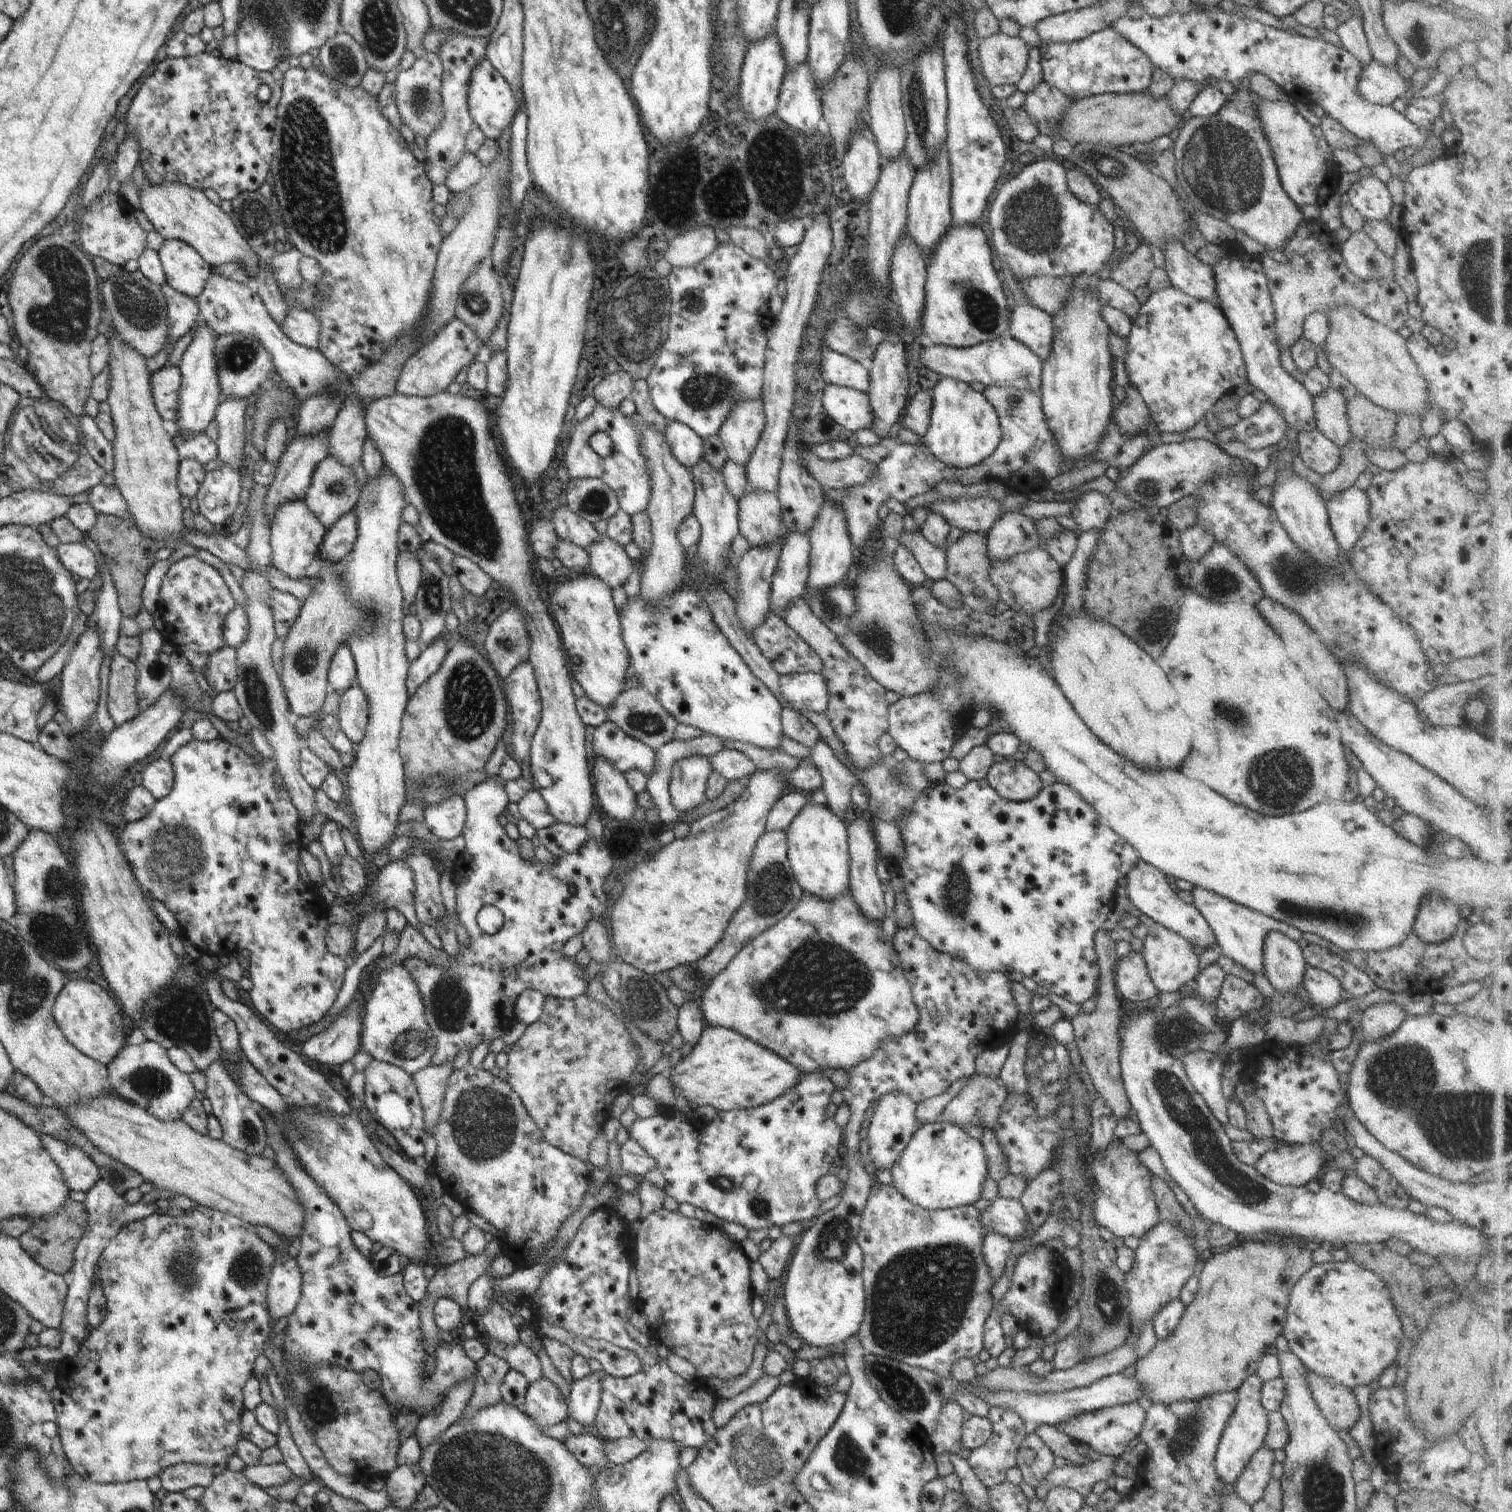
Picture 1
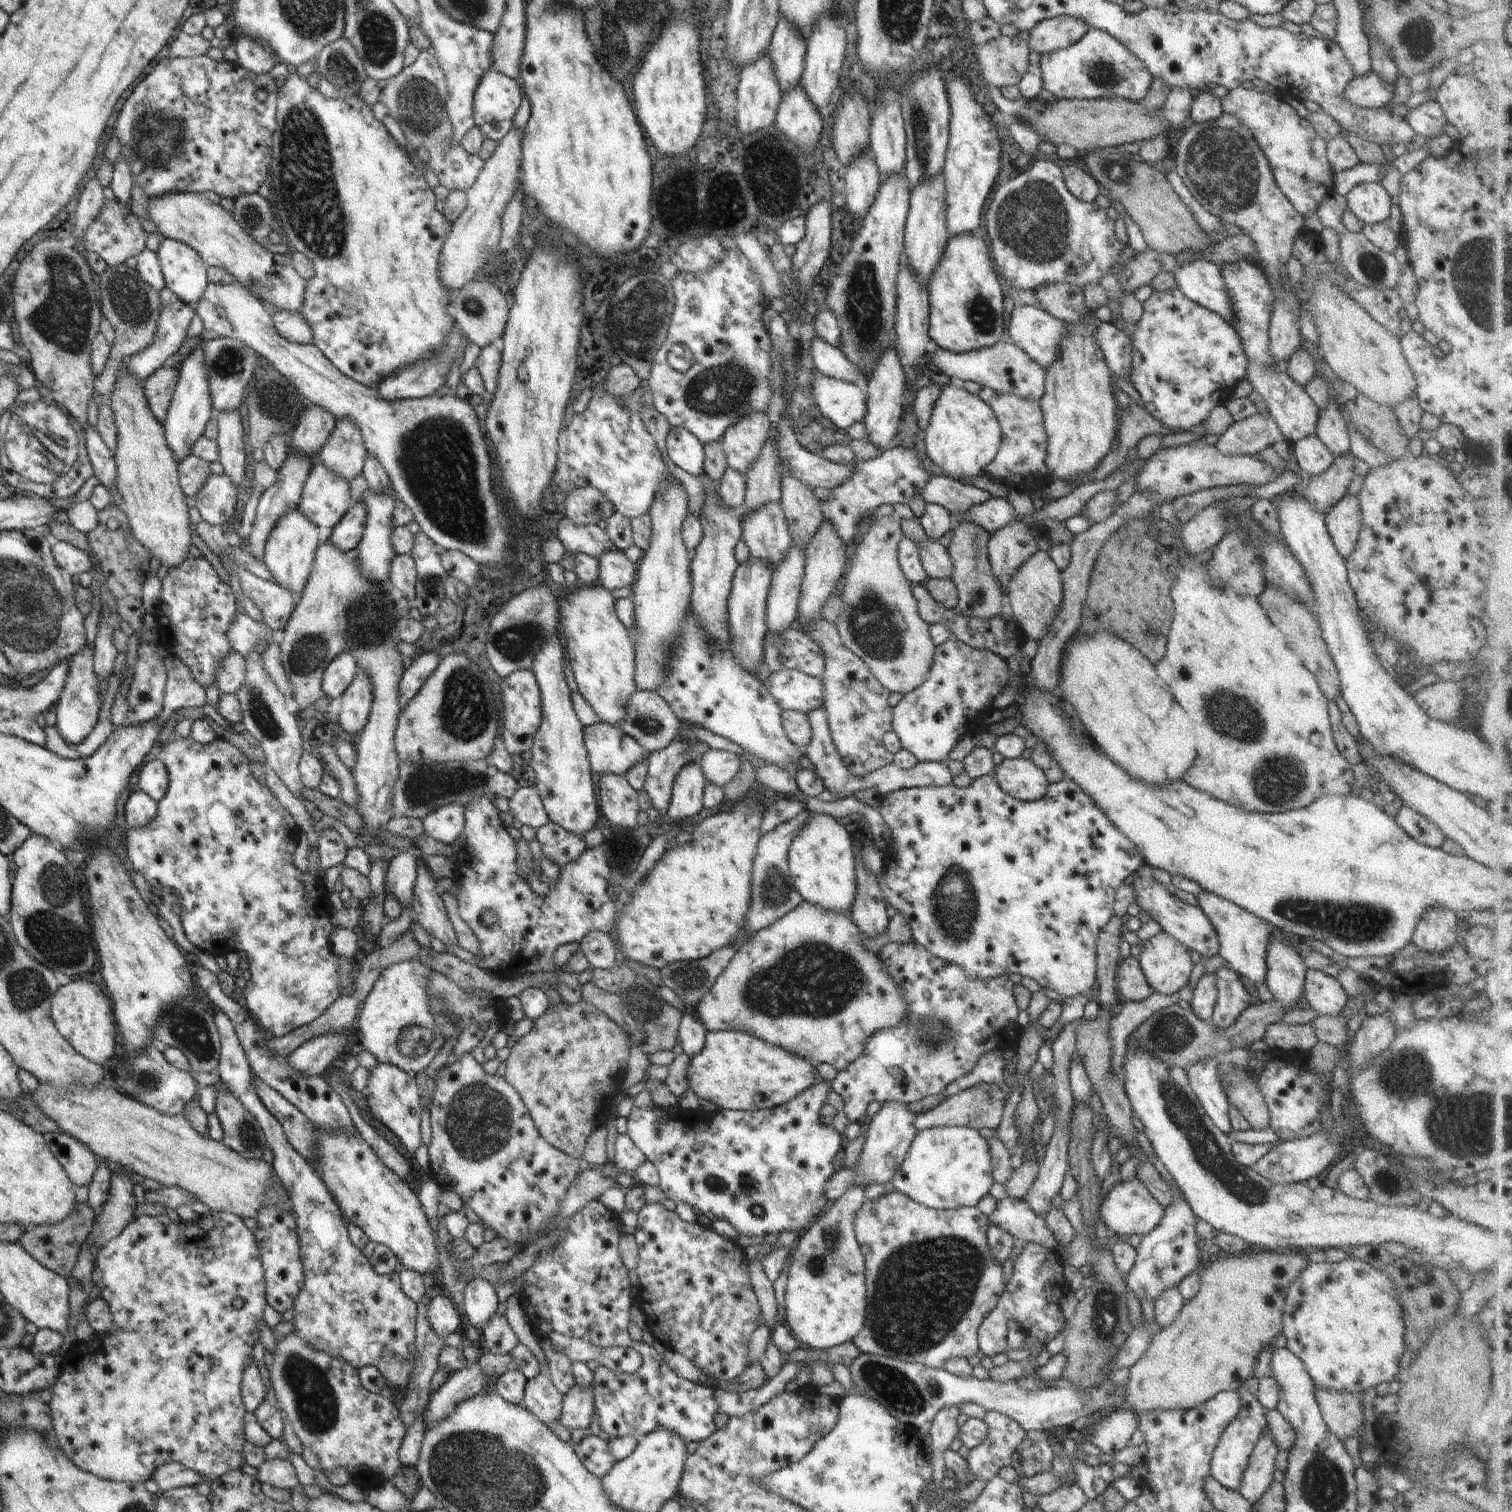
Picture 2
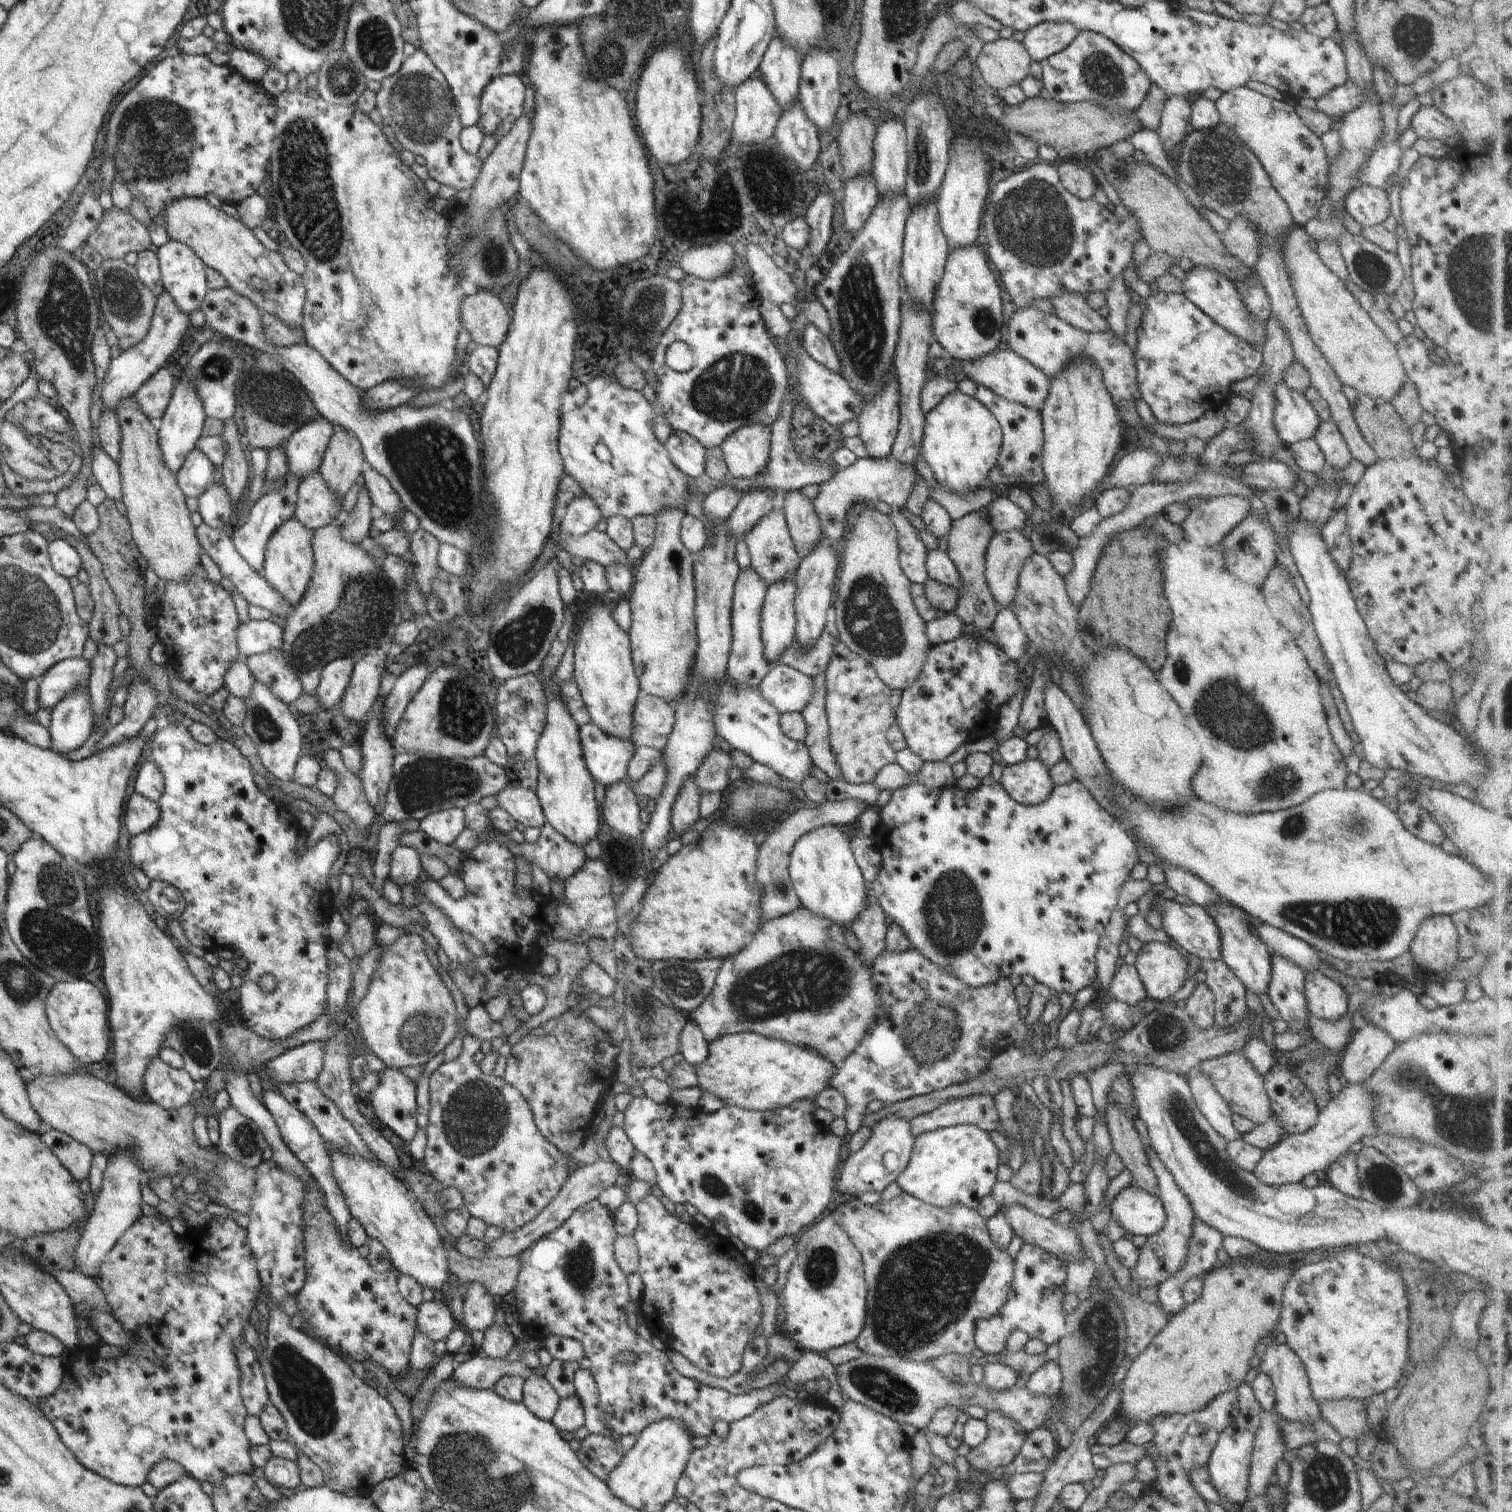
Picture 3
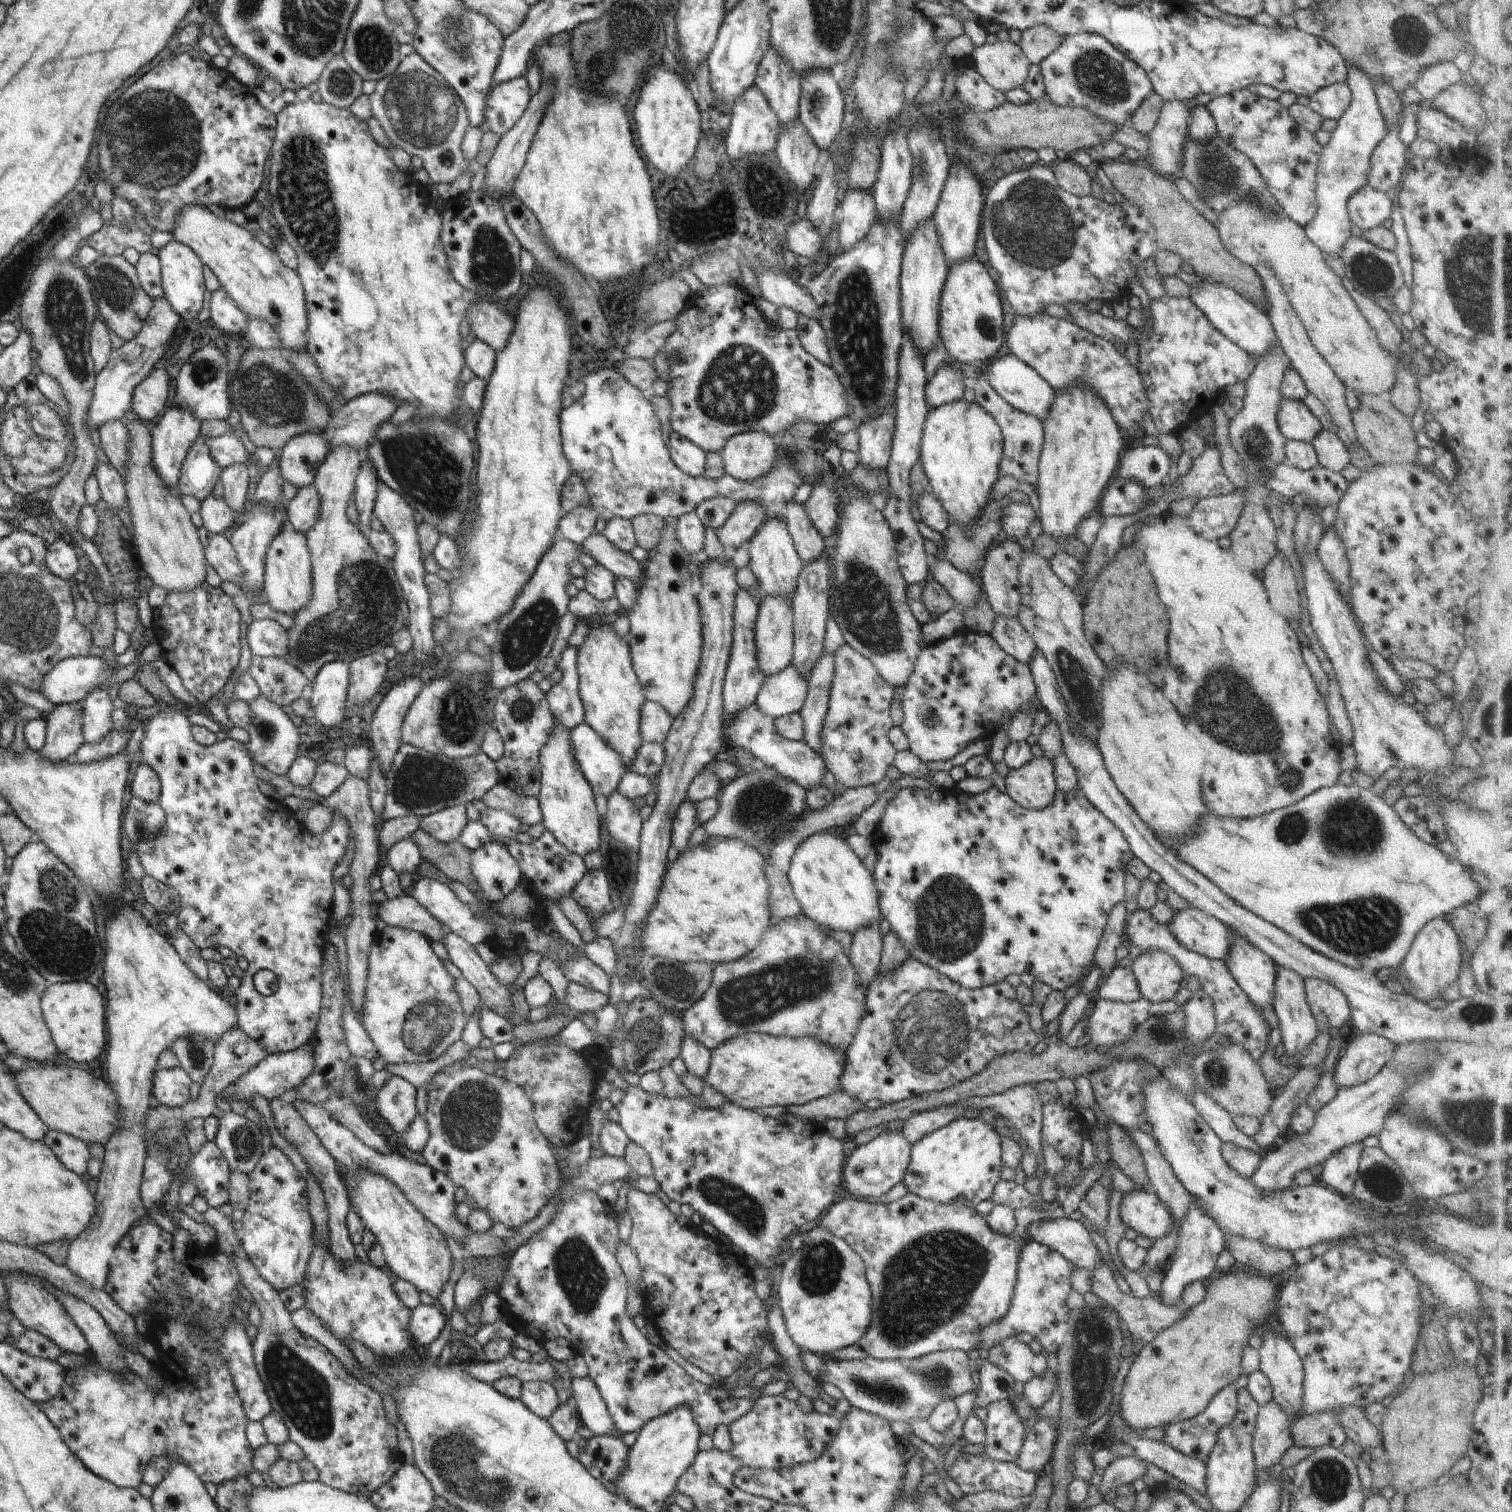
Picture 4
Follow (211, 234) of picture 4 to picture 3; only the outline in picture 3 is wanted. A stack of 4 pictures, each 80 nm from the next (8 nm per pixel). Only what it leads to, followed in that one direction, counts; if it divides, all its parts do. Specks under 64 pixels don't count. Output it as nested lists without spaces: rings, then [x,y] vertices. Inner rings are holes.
[[[188,197],[173,200],[163,208],[161,216],[165,222],[165,231],[173,240],[189,246],[206,267],[213,268],[226,279],[227,285],[241,297],[251,300],[260,312],[266,312],[283,320],[283,323],[292,328],[301,327],[303,319],[303,304],[306,289],[303,278],[296,274],[285,262],[280,251],[269,251],[256,239],[256,236],[247,226],[238,219],[229,216],[222,208],[216,208],[208,203],[204,197]]]

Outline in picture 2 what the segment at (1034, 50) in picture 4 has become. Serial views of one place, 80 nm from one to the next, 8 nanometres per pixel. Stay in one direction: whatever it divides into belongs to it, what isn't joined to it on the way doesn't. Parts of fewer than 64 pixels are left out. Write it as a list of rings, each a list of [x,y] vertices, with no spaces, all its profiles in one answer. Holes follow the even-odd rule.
[[[1069,16],[1052,17],[1029,30],[1030,38],[1027,43],[1031,50],[1050,54],[1058,49],[1065,49],[1081,39],[1091,28],[1082,19]]]

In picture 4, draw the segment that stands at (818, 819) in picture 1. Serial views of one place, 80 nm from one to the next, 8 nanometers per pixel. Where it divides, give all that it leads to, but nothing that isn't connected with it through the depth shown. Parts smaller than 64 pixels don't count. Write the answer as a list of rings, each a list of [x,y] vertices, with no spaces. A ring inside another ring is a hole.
[[[822,832],[814,833],[803,840],[796,847],[787,875],[791,889],[798,904],[802,907],[803,913],[820,926],[853,934],[857,928],[868,926],[871,922],[880,921],[883,918],[873,876],[860,862],[858,856],[852,852],[844,837]]]

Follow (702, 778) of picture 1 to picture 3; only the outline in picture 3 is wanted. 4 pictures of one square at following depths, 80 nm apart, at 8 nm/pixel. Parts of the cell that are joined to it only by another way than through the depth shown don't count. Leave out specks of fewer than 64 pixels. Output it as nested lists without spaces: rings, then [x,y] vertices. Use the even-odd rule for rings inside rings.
[[[695,774],[685,778],[682,788],[678,791],[676,800],[671,808],[671,823],[678,834],[678,838],[684,834],[684,830],[699,820],[699,791]]]

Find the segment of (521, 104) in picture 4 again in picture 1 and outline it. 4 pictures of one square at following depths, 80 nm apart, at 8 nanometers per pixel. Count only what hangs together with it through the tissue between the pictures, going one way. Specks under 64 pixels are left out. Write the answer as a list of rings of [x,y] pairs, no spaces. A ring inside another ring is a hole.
[[[487,57],[479,60],[471,70],[468,89],[468,110],[476,126],[488,139],[498,140],[501,132],[510,124],[517,112],[517,100],[509,82],[491,64]]]

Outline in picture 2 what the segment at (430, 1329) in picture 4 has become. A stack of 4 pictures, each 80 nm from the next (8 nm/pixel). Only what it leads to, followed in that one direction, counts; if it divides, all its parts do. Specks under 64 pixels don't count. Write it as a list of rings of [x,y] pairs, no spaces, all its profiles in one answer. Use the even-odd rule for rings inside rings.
[[[447,1293],[435,1296],[426,1308],[428,1324],[443,1341],[448,1334],[464,1328],[457,1306]]]

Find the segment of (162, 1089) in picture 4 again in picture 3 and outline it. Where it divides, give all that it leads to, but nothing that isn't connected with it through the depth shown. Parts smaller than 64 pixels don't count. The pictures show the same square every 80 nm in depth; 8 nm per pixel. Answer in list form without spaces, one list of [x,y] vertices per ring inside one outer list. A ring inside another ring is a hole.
[[[155,1056],[143,1074],[144,1098],[166,1110],[190,1104],[195,1080],[184,1068],[177,1069]]]

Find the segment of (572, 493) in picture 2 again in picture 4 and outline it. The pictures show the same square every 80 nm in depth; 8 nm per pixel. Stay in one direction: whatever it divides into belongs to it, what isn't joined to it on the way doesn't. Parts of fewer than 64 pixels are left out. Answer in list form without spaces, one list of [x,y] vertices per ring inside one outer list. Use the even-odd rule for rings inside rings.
[[[575,506],[559,520],[557,529],[564,538],[575,545],[581,545],[595,531],[597,512],[592,506]]]

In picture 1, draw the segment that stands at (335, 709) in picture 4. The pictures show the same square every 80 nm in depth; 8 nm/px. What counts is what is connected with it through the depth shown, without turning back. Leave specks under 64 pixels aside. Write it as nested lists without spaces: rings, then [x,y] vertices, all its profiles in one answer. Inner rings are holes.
[[[342,644],[335,652],[329,664],[327,679],[330,689],[342,694],[351,686],[357,685],[357,670],[351,650]]]

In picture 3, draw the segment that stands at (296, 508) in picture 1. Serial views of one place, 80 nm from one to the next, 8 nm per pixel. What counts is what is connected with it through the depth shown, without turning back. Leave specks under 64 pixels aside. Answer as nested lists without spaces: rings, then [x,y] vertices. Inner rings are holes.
[[[293,516],[274,531],[265,550],[263,577],[285,598],[291,610],[304,596],[314,570],[315,560],[311,541],[314,533],[311,528],[300,524]]]

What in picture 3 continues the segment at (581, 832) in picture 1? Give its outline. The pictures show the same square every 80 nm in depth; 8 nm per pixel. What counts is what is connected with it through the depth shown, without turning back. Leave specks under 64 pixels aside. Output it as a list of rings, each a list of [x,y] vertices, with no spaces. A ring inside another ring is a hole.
[[[550,823],[540,829],[540,835],[535,843],[519,845],[509,836],[502,836],[505,847],[515,855],[522,855],[529,863],[536,862],[549,878],[567,879],[575,875],[583,867],[586,855],[584,849],[570,842],[560,834]]]

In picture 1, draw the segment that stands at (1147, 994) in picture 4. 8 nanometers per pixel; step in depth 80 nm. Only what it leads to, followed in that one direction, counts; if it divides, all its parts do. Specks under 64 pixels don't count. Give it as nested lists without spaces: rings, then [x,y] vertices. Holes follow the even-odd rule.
[[[1141,914],[1137,919],[1139,922],[1144,922],[1144,926],[1148,929],[1148,934],[1142,939],[1144,947],[1141,955],[1143,956],[1148,976],[1152,979],[1158,992],[1176,992],[1184,984],[1194,980],[1201,969],[1198,965],[1200,956],[1194,953],[1193,944],[1190,944],[1188,940],[1181,937],[1177,932],[1158,924],[1145,914]]]

